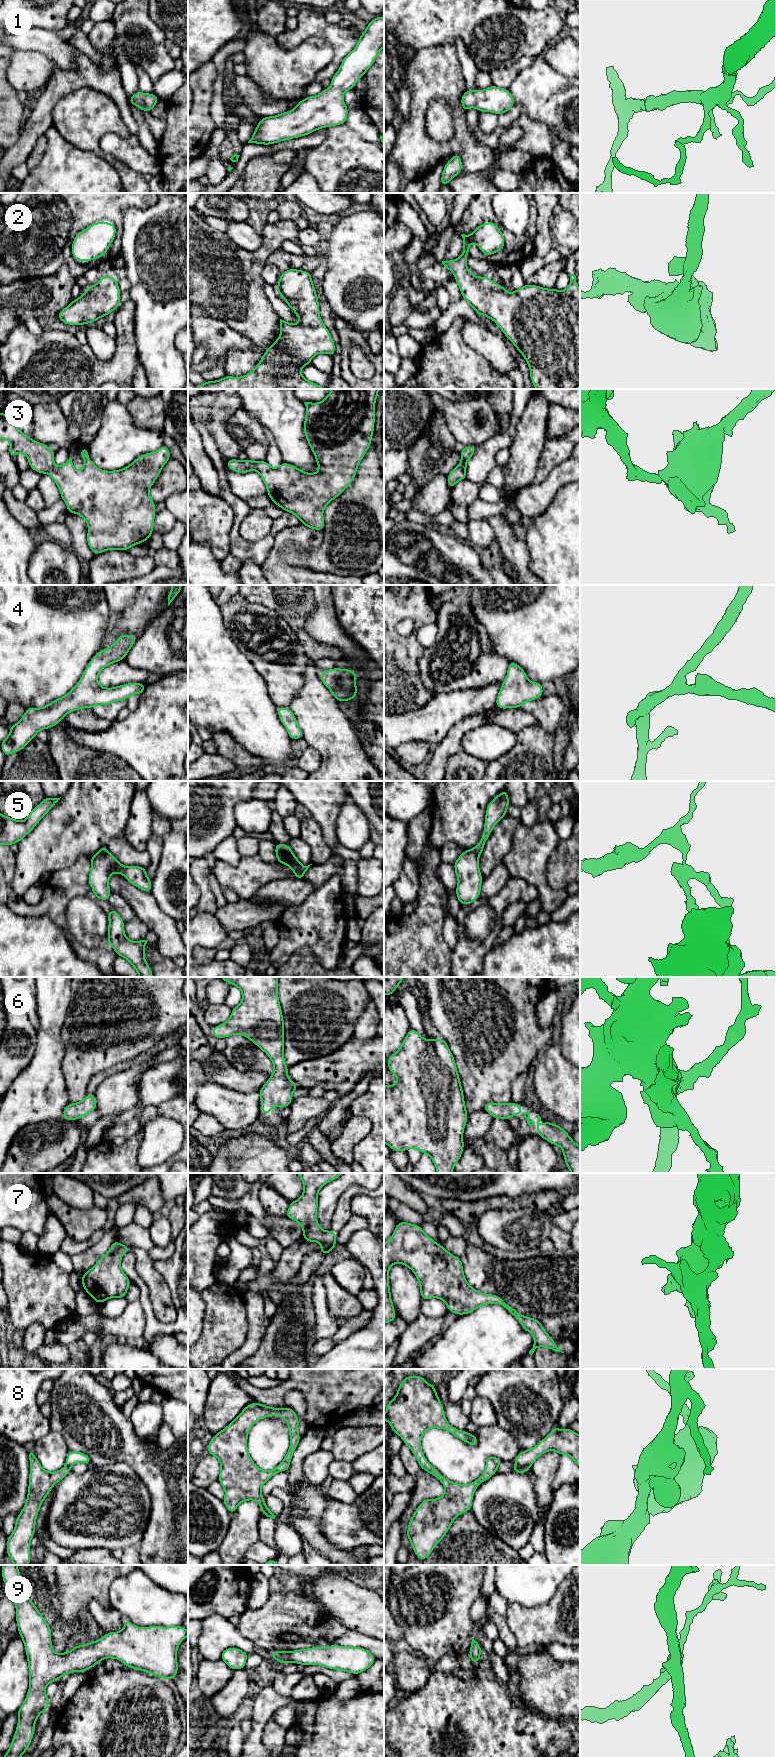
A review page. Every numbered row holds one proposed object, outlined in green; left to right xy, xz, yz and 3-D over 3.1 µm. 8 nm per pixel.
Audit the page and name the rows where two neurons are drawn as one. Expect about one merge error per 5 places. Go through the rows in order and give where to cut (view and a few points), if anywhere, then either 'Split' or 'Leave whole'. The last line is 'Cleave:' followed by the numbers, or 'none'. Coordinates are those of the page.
1: No split. Leave whole
2: No split. Leave whole
3: No split. Leave whole
4: No split. Leave whole
5: Split along yz (472, 849), (478, 856). Split
6: No split. Leave whole
7: No split. Leave whole
8: Split along yz (517, 1464), (528, 1468). Split
9: No split. Leave whole
Cleave: 5, 8

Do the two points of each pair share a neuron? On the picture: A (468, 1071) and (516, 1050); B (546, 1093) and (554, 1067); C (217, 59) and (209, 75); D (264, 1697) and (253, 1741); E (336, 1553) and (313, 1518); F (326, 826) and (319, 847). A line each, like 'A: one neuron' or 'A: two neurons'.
A: one neuron
B: one neuron
C: two neurons
D: one neuron
E: one neuron
F: two neurons

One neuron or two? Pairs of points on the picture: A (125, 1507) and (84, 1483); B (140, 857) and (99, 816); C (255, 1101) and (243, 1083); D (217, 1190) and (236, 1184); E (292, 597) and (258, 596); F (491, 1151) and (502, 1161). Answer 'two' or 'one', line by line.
A: one
B: two
C: two
D: one
E: one
F: one

